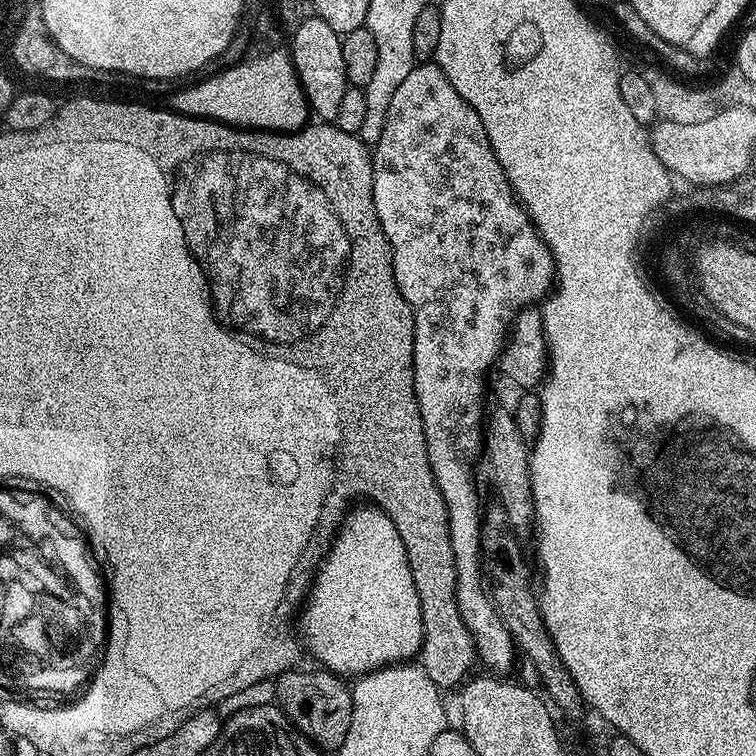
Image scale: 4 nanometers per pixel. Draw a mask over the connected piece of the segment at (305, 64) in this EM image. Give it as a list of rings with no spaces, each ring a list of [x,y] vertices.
[[[318,15],[308,20],[300,20],[296,24],[292,36],[290,55],[292,64],[300,79],[304,96],[308,100],[309,109],[316,112],[321,121],[335,121],[339,108],[342,106],[342,94],[346,94],[349,82],[346,78],[346,66],[342,66],[342,39],[340,33],[330,30],[326,21]]]

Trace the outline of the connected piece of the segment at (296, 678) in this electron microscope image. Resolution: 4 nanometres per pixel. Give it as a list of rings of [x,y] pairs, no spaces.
[[[293,670],[284,672],[276,677],[276,700],[278,706],[288,717],[292,727],[298,729],[303,736],[308,737],[317,748],[321,750],[339,750],[342,742],[346,742],[346,730],[350,730],[350,718],[352,717],[352,690],[351,687],[335,672],[316,670],[320,672],[300,672]]]

